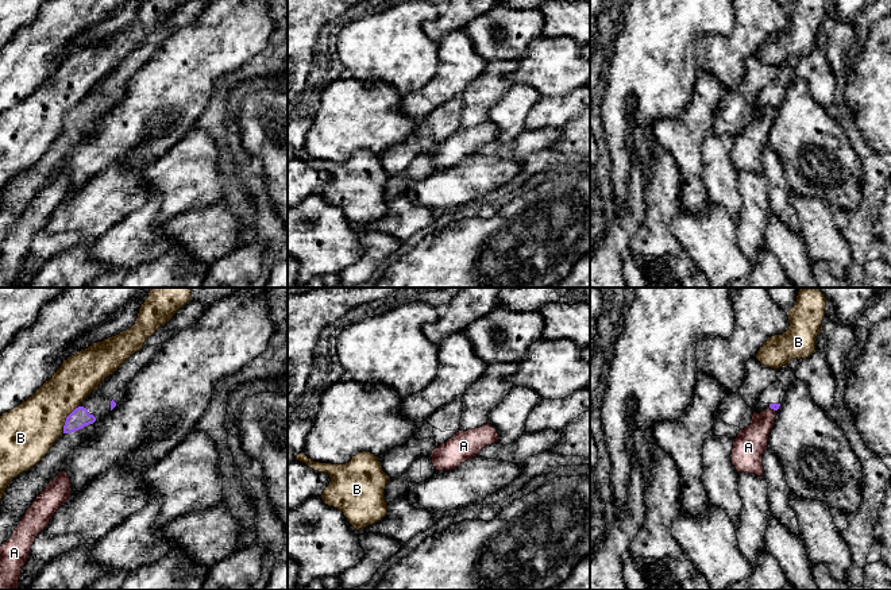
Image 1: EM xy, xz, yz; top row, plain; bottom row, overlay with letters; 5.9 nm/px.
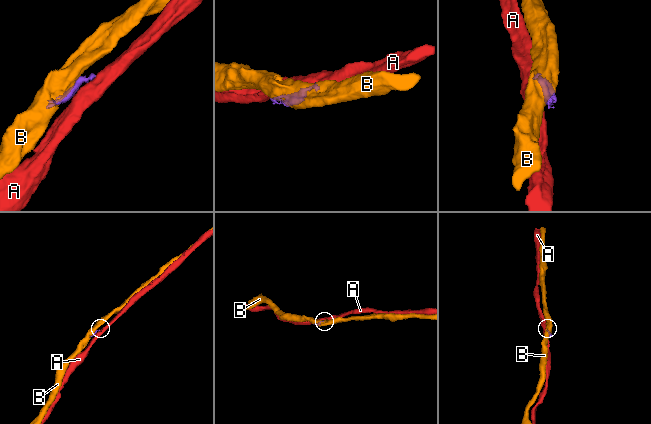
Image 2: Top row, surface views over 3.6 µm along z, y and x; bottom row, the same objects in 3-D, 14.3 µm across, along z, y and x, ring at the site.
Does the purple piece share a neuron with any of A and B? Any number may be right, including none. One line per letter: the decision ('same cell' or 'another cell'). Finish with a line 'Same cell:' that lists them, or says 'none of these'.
A: another cell
B: another cell
Same cell: none of these

